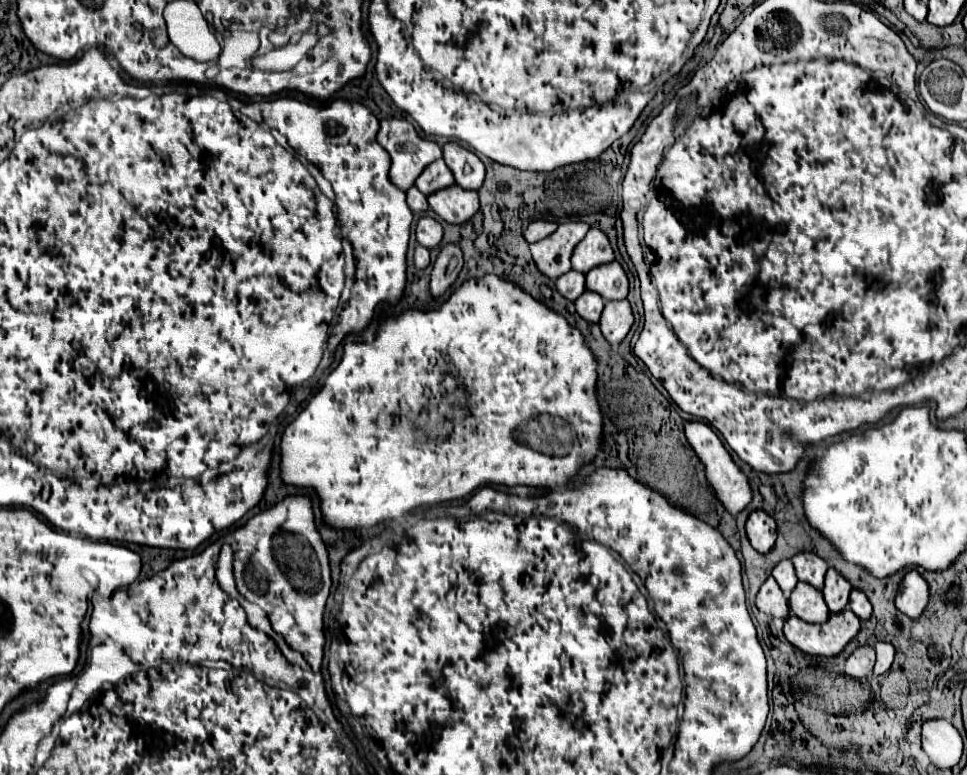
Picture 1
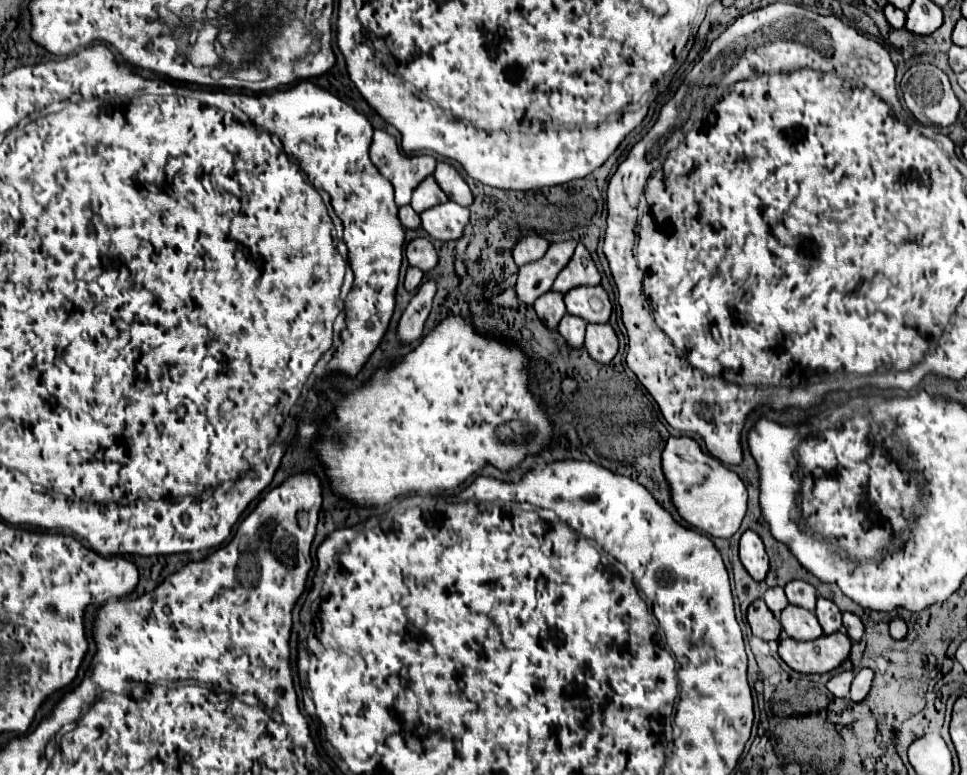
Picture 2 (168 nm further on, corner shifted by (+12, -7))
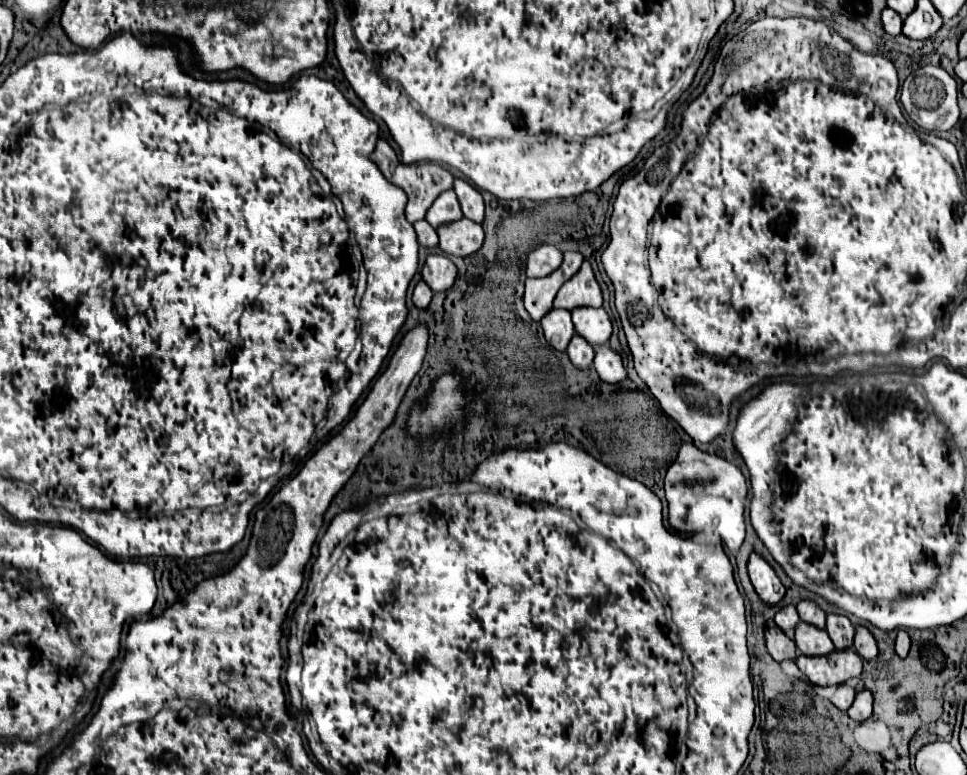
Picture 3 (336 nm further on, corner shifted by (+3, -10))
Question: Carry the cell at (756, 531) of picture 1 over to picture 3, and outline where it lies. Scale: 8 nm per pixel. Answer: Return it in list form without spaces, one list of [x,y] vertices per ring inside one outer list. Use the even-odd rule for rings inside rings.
[[[751,553],[749,557],[749,577],[755,591],[765,603],[773,605],[785,595],[785,585],[777,577],[775,569],[759,553]]]

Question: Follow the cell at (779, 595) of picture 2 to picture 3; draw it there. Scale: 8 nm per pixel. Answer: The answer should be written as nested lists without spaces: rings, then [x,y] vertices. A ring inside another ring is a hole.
[[[785,605],[785,607],[781,607],[781,609],[777,611],[777,615],[775,615],[775,623],[777,623],[787,635],[791,635],[793,629],[797,627],[797,623],[799,623],[799,615],[797,615],[795,605]]]

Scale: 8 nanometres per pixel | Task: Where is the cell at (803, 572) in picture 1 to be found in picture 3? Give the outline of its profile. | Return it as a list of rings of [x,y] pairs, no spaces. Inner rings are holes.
[[[803,599],[797,603],[797,613],[801,617],[801,621],[805,623],[811,623],[815,627],[825,627],[825,611],[815,603],[815,601],[809,601],[809,599]]]

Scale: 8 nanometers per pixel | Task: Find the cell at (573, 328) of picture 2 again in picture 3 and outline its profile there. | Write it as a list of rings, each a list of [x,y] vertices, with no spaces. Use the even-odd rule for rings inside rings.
[[[573,335],[573,339],[569,341],[569,347],[567,347],[567,355],[569,359],[573,361],[575,367],[579,369],[589,369],[591,363],[593,363],[593,347],[589,345],[587,339],[583,339],[581,335]]]

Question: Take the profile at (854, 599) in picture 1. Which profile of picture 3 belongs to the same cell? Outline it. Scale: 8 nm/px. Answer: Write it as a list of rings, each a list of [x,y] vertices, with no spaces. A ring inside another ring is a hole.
[[[857,625],[857,629],[855,629],[855,643],[853,643],[853,647],[867,661],[877,657],[877,641],[871,635],[871,631],[867,627],[863,627],[863,625]]]

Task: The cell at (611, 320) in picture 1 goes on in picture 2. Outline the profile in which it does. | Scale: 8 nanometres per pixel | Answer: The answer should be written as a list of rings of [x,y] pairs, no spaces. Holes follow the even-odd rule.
[[[588,324],[586,328],[586,342],[584,348],[588,350],[590,358],[600,364],[608,364],[618,352],[618,338],[610,324]]]

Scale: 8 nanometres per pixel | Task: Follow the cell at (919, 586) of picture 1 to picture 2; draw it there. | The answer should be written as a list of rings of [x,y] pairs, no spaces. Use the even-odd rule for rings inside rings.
[[[894,618],[894,620],[890,622],[890,636],[892,636],[894,640],[902,640],[902,638],[906,636],[906,624],[904,624],[902,618]]]

